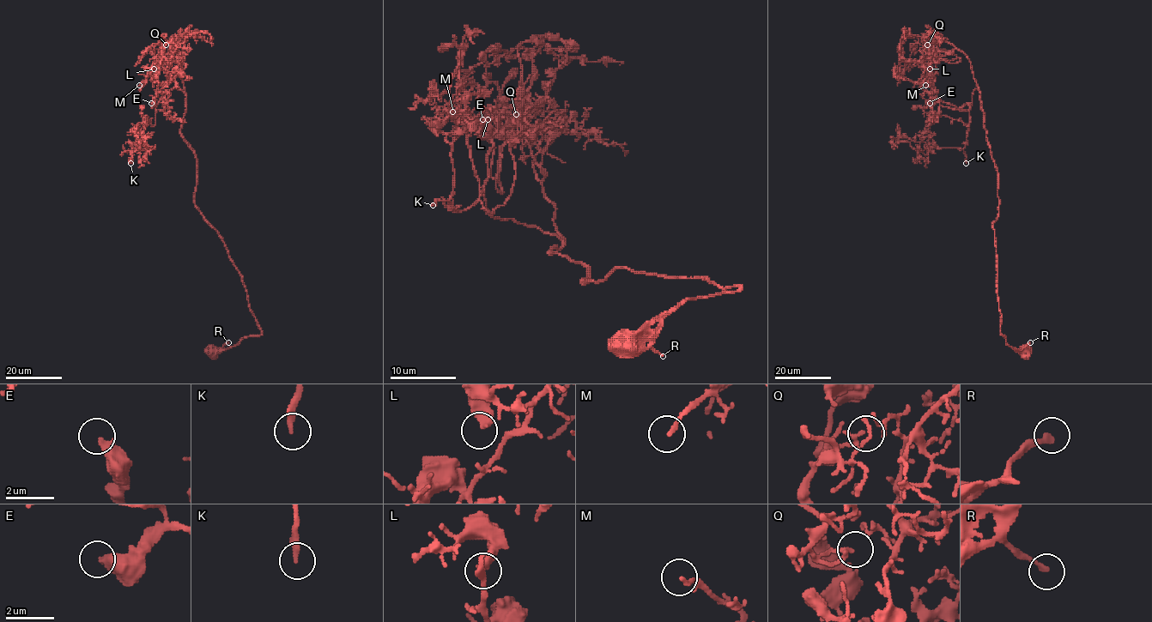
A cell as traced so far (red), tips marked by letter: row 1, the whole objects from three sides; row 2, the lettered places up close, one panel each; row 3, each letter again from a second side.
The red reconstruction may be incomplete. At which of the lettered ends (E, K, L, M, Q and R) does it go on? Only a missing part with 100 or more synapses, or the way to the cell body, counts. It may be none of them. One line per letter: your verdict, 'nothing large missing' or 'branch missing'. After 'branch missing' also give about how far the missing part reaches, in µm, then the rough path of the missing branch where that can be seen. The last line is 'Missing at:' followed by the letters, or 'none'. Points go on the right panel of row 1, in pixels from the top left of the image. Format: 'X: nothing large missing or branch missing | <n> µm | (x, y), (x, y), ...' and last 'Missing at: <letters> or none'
E: branch missing | 35 µm | (930, 103), (927, 100), (928, 105), (917, 109), (909, 105), (896, 105), (894, 124), (901, 134)
K: nothing large missing
L: nothing large missing
M: nothing large missing
Q: nothing large missing
R: nothing large missing
Missing at: E

